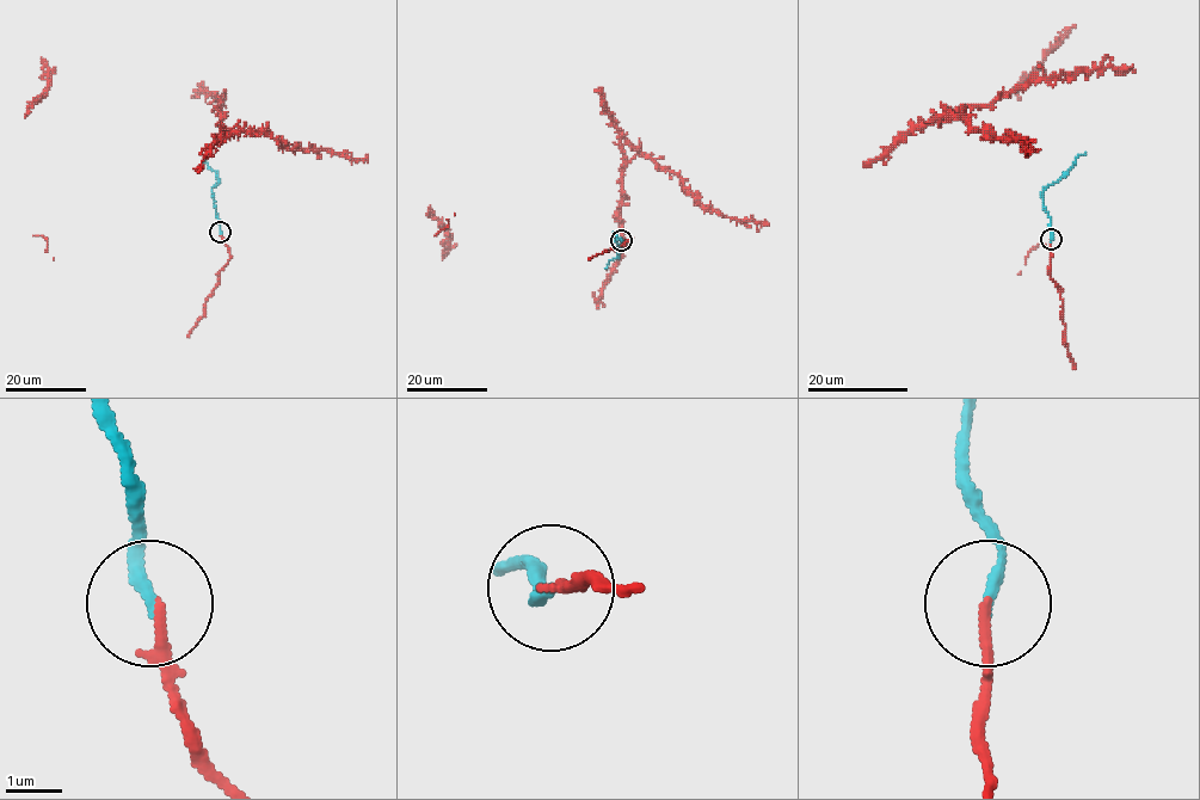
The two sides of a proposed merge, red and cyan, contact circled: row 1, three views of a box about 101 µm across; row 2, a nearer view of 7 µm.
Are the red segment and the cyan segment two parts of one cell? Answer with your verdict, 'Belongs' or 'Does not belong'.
Belongs

